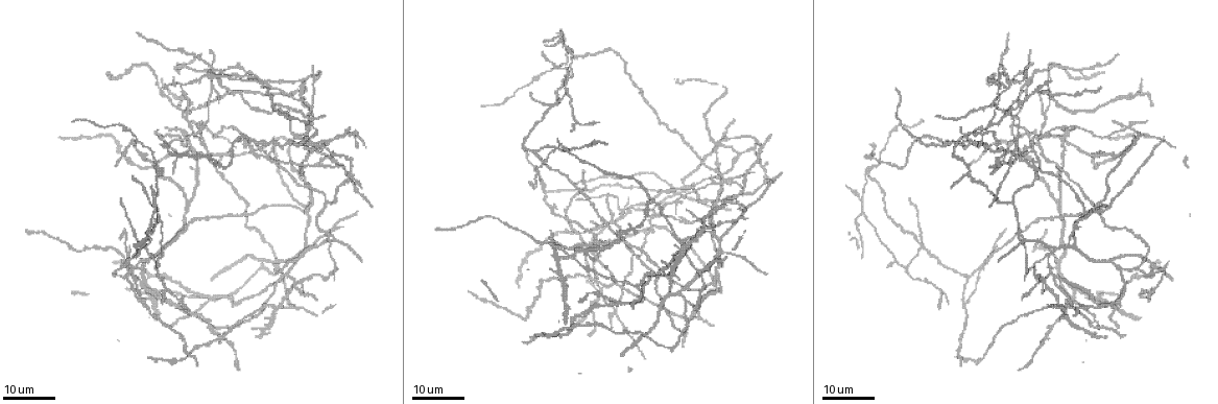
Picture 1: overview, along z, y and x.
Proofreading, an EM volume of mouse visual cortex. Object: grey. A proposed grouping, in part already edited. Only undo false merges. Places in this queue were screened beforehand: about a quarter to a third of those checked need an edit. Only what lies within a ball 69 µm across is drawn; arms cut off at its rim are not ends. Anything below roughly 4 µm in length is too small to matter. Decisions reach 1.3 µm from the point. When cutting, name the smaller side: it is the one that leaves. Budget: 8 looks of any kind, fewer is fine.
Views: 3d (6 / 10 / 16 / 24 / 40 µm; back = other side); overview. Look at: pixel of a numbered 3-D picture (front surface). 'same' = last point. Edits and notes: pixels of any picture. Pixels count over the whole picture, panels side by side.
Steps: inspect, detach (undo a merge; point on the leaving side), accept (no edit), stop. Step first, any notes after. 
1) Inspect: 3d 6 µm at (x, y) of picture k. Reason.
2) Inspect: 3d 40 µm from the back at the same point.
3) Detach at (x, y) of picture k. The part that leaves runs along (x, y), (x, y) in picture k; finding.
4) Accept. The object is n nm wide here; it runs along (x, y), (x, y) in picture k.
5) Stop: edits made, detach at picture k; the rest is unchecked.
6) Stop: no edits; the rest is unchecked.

Inspect: 3d 24 µm at (180, 136) of picture 1.

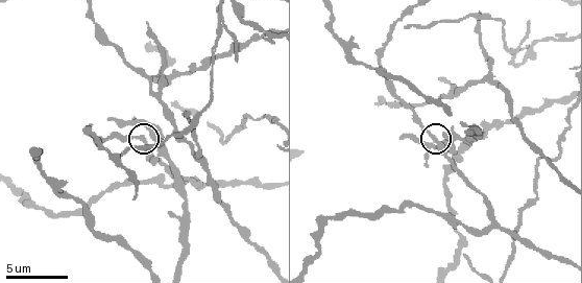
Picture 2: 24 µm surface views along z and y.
Inspect: 3d 10 µm at (437, 139) of picture 2.

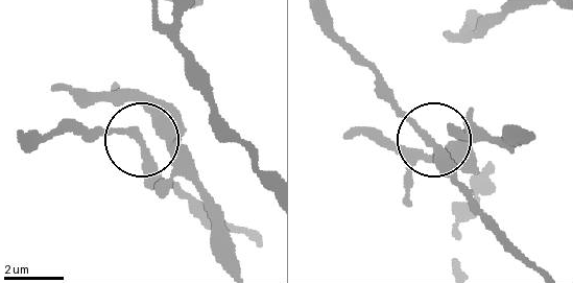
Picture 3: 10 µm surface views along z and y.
Accept. It runs along (532, 267), (428, 133), (378, 83) in picture 3; continuous, no second neuron.

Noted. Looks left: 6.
Inspect: 3d 16 µm at (992, 119) of picture 1. Arms part here.

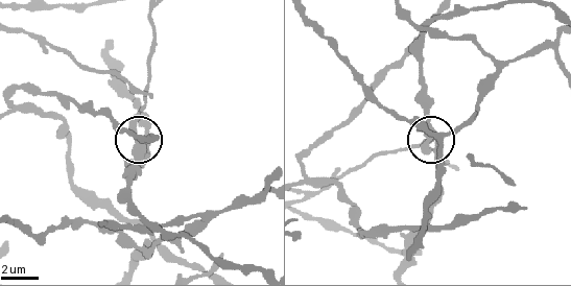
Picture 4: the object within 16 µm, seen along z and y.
Inspect: 3d 10 µm at (140, 150) of picture 4.

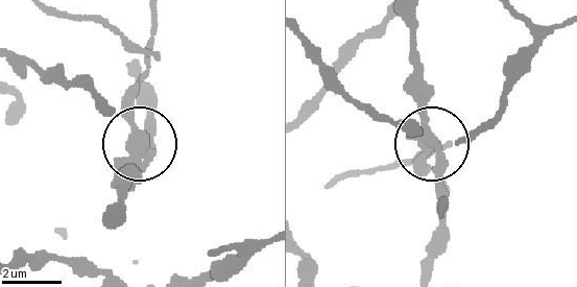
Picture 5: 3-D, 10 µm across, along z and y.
Inspect: 3d 10 µm from the back at (140, 138) of picture 5.

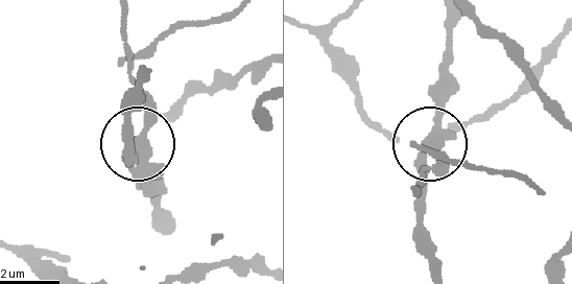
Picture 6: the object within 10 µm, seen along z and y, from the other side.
Detach at (148, 121) of picture 6. The side arm is 12 µm long; the part that leaves runs along (434, 136), (434, 166), (420, 173), (420, 196) in picture 6; two neurons meet here.

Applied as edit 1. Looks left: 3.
Inspect: overview.

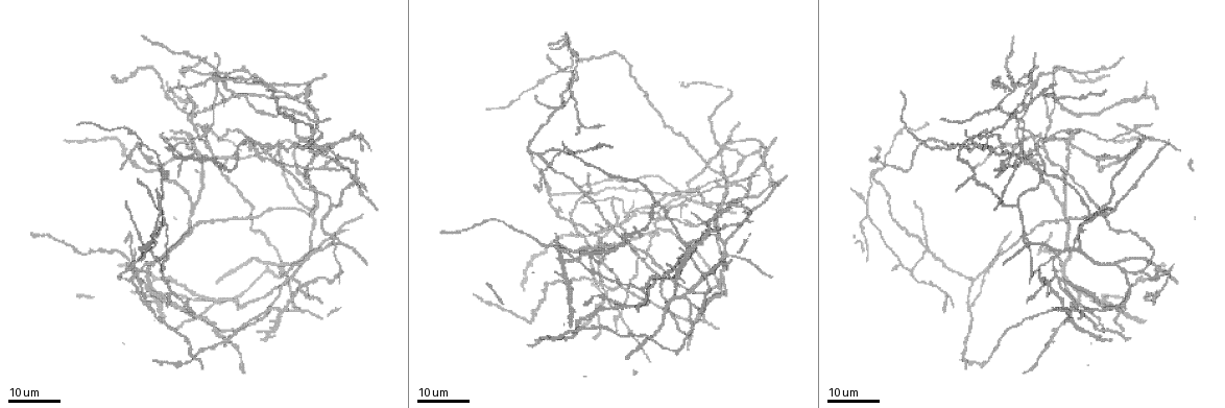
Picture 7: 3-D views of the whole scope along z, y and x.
Inspect: 3d 16 µm at (306, 168) of picture 7. Two arms in line, one across.

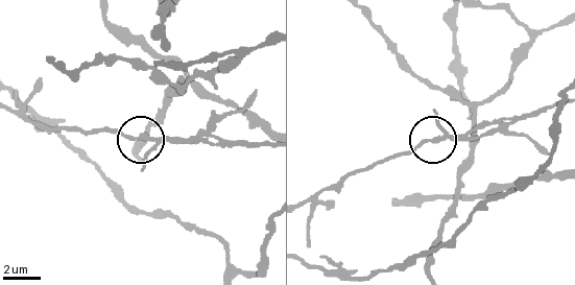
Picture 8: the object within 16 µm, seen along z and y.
Inspect: 3d 10 µm at (435, 138) of picture 8. Zoom in.

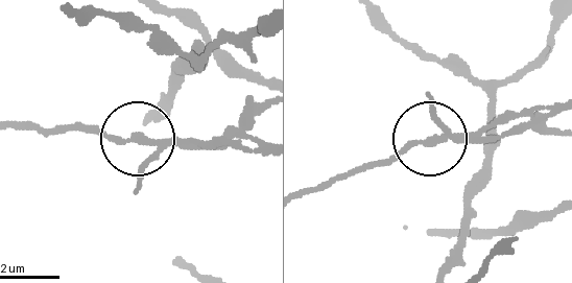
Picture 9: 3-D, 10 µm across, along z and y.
Accept. It runs along (302, 192), (391, 163), (436, 136), (517, 136) in picture 9; one neuron here.

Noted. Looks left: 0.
Stop: edits made, detach at picture 6; the rest is unchecked.

